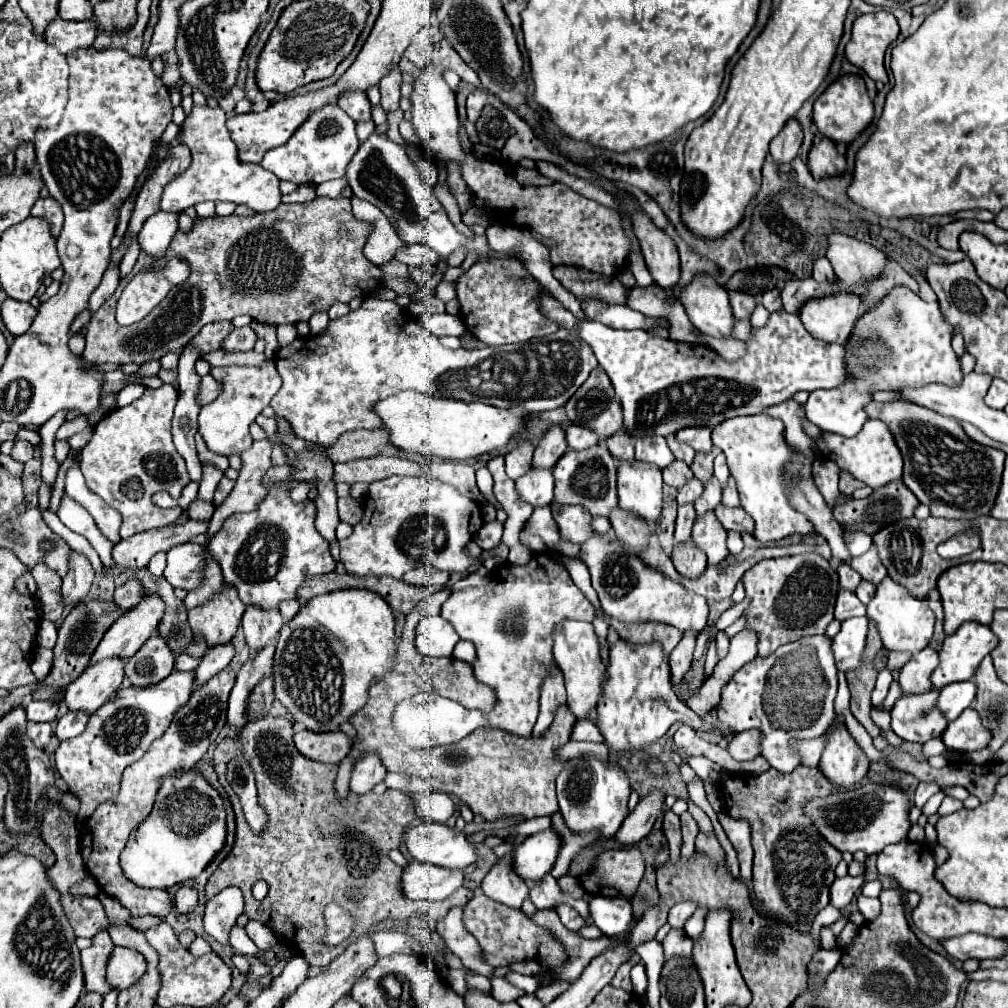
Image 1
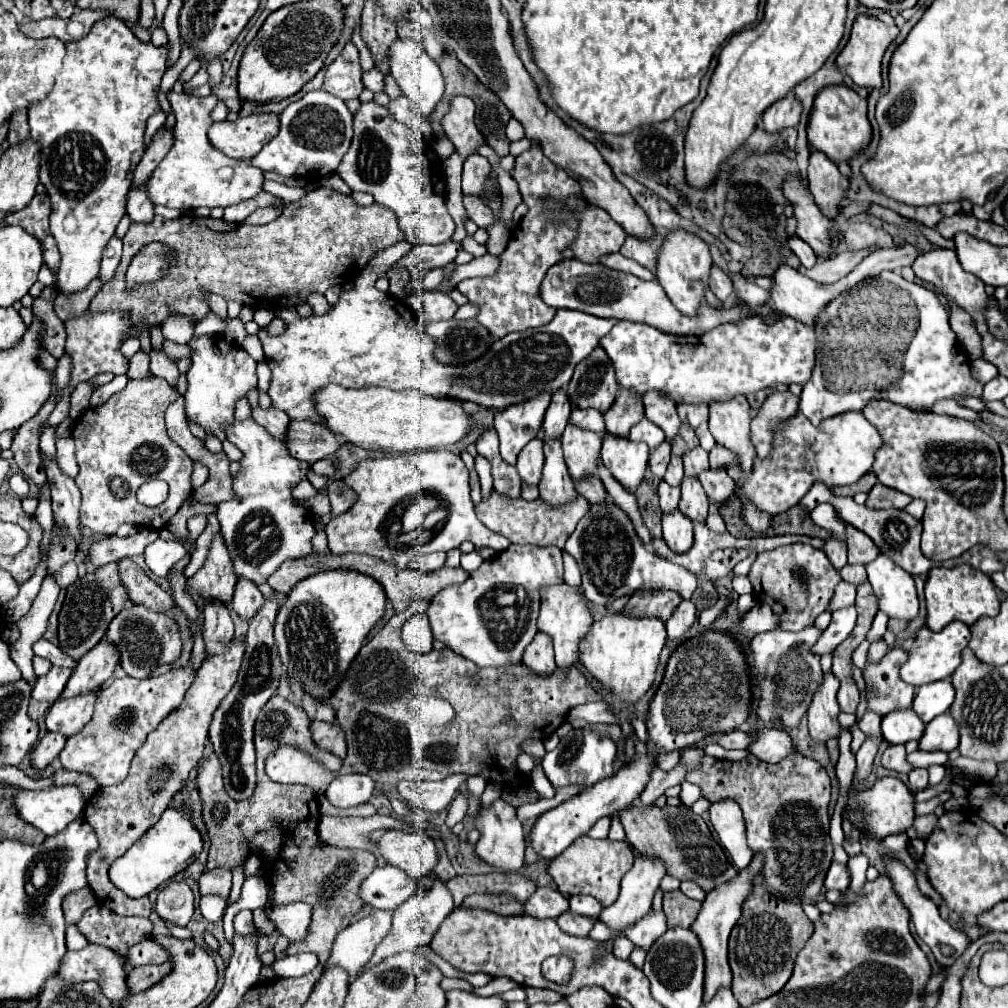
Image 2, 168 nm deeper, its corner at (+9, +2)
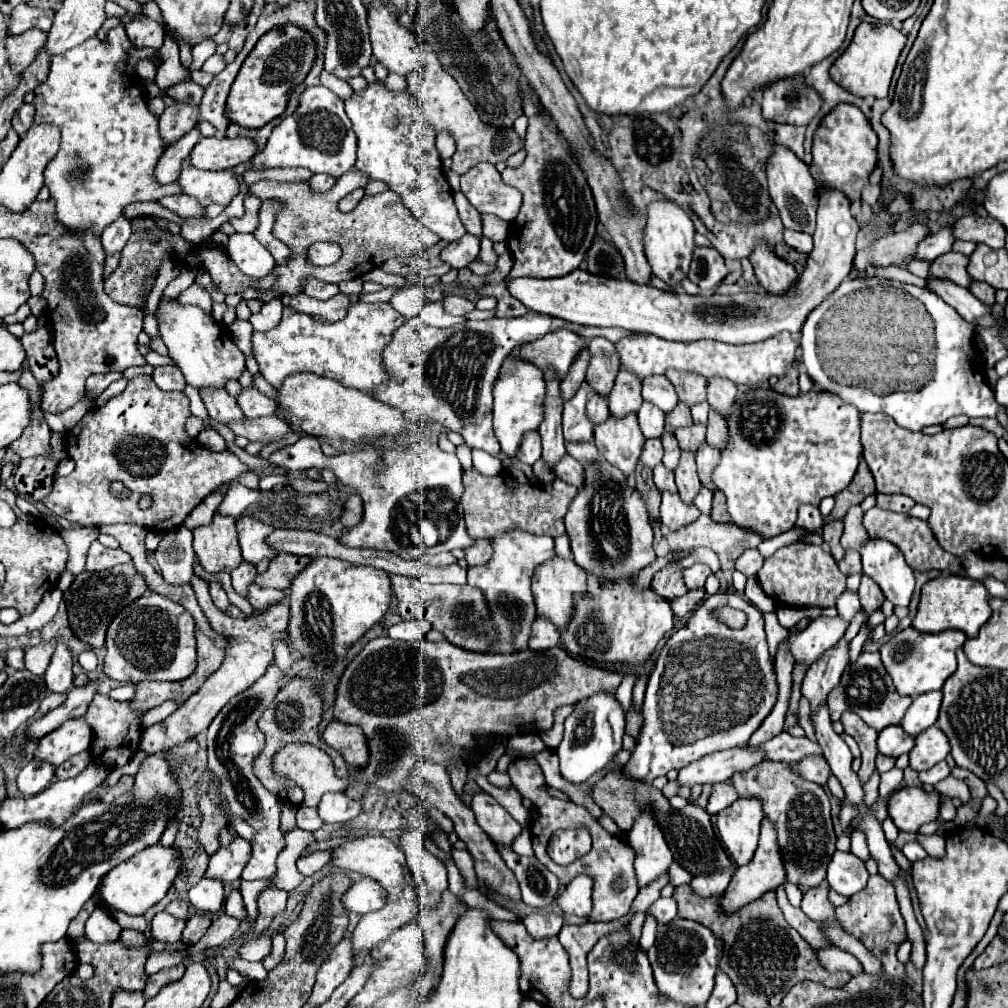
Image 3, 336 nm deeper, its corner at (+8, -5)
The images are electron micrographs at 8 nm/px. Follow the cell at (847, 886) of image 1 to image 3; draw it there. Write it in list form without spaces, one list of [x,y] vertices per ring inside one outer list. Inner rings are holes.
[[[833,853],[831,863],[827,867],[827,881],[833,891],[851,897],[867,885],[867,879],[869,873],[865,869],[865,861],[861,861],[853,853]]]

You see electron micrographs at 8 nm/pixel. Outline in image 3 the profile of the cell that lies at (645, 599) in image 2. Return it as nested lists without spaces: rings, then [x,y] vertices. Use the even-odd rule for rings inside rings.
[[[671,557],[667,561],[667,565],[655,573],[653,581],[651,581],[651,589],[663,597],[667,597],[669,601],[673,597],[679,597],[683,593],[687,593],[685,581],[683,581],[683,567],[677,563],[677,557]]]

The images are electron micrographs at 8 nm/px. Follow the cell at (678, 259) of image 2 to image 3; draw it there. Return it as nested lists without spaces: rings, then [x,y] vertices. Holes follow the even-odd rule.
[[[657,199],[647,205],[647,225],[643,229],[643,245],[645,257],[653,269],[653,275],[673,285],[679,291],[679,281],[683,281],[689,273],[689,263],[693,257],[693,235],[695,227],[689,215],[669,199]]]

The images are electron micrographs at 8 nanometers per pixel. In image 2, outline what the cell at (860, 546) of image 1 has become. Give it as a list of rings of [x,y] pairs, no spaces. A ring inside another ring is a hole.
[[[818,504],[818,506],[810,512],[810,516],[812,516],[812,520],[814,520],[820,528],[828,530],[834,538],[838,538],[838,542],[846,544],[846,524],[838,518],[836,510],[834,510],[830,504]]]

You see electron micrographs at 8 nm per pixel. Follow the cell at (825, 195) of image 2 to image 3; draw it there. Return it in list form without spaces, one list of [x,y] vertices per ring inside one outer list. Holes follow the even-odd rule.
[[[821,189],[819,191],[819,209],[817,209],[817,229],[813,233],[813,251],[807,255],[807,263],[803,267],[803,273],[793,285],[793,291],[783,293],[783,295],[767,295],[763,293],[737,293],[737,295],[687,295],[687,293],[671,293],[671,291],[661,291],[655,287],[641,287],[631,283],[627,277],[613,279],[613,277],[597,277],[591,275],[589,271],[575,269],[573,273],[565,277],[553,277],[553,279],[533,279],[533,277],[517,277],[517,279],[505,279],[507,291],[519,299],[525,307],[531,311],[559,317],[571,323],[579,325],[595,325],[595,327],[621,327],[629,329],[633,333],[651,333],[661,339],[669,341],[697,341],[697,339],[717,339],[733,345],[741,343],[757,343],[765,341],[769,337],[775,337],[781,331],[789,333],[799,333],[801,323],[805,323],[809,311],[825,299],[825,295],[831,295],[841,281],[849,277],[849,271],[853,267],[853,257],[855,257],[855,235],[859,231],[857,221],[853,219],[849,211],[849,199],[841,195],[839,191],[833,189]]]

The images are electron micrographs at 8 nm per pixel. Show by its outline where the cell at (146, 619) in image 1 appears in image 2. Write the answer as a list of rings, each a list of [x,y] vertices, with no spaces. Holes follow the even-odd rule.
[[[102,638],[92,652],[86,652],[80,660],[78,666],[74,668],[64,692],[60,698],[70,698],[88,690],[94,690],[96,686],[102,686],[114,672],[118,664],[118,648],[112,644],[108,638]]]

